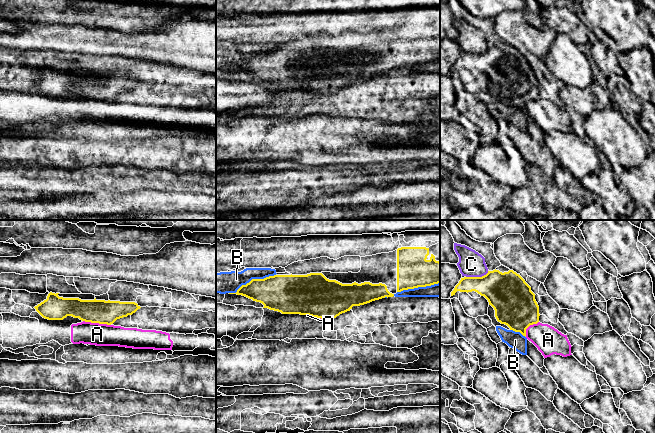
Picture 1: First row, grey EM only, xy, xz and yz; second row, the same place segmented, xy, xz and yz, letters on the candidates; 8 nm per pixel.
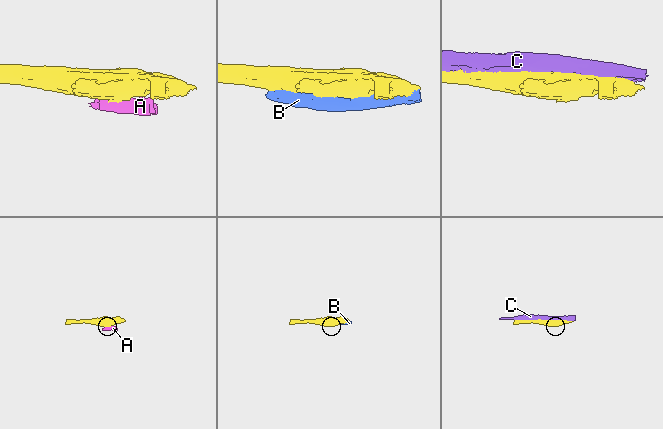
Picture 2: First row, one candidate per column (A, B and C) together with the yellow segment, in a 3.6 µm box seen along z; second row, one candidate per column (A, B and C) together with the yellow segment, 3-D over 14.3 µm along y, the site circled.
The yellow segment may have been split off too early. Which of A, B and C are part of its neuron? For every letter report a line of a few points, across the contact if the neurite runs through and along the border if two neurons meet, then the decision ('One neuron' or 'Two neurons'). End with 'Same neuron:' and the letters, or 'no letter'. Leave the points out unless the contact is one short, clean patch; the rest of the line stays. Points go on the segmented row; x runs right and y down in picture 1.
A: Line: xy (83, 320), (110, 325). Two neurons
B: Two neurons
C: Two neurons
Same neuron: no letter

